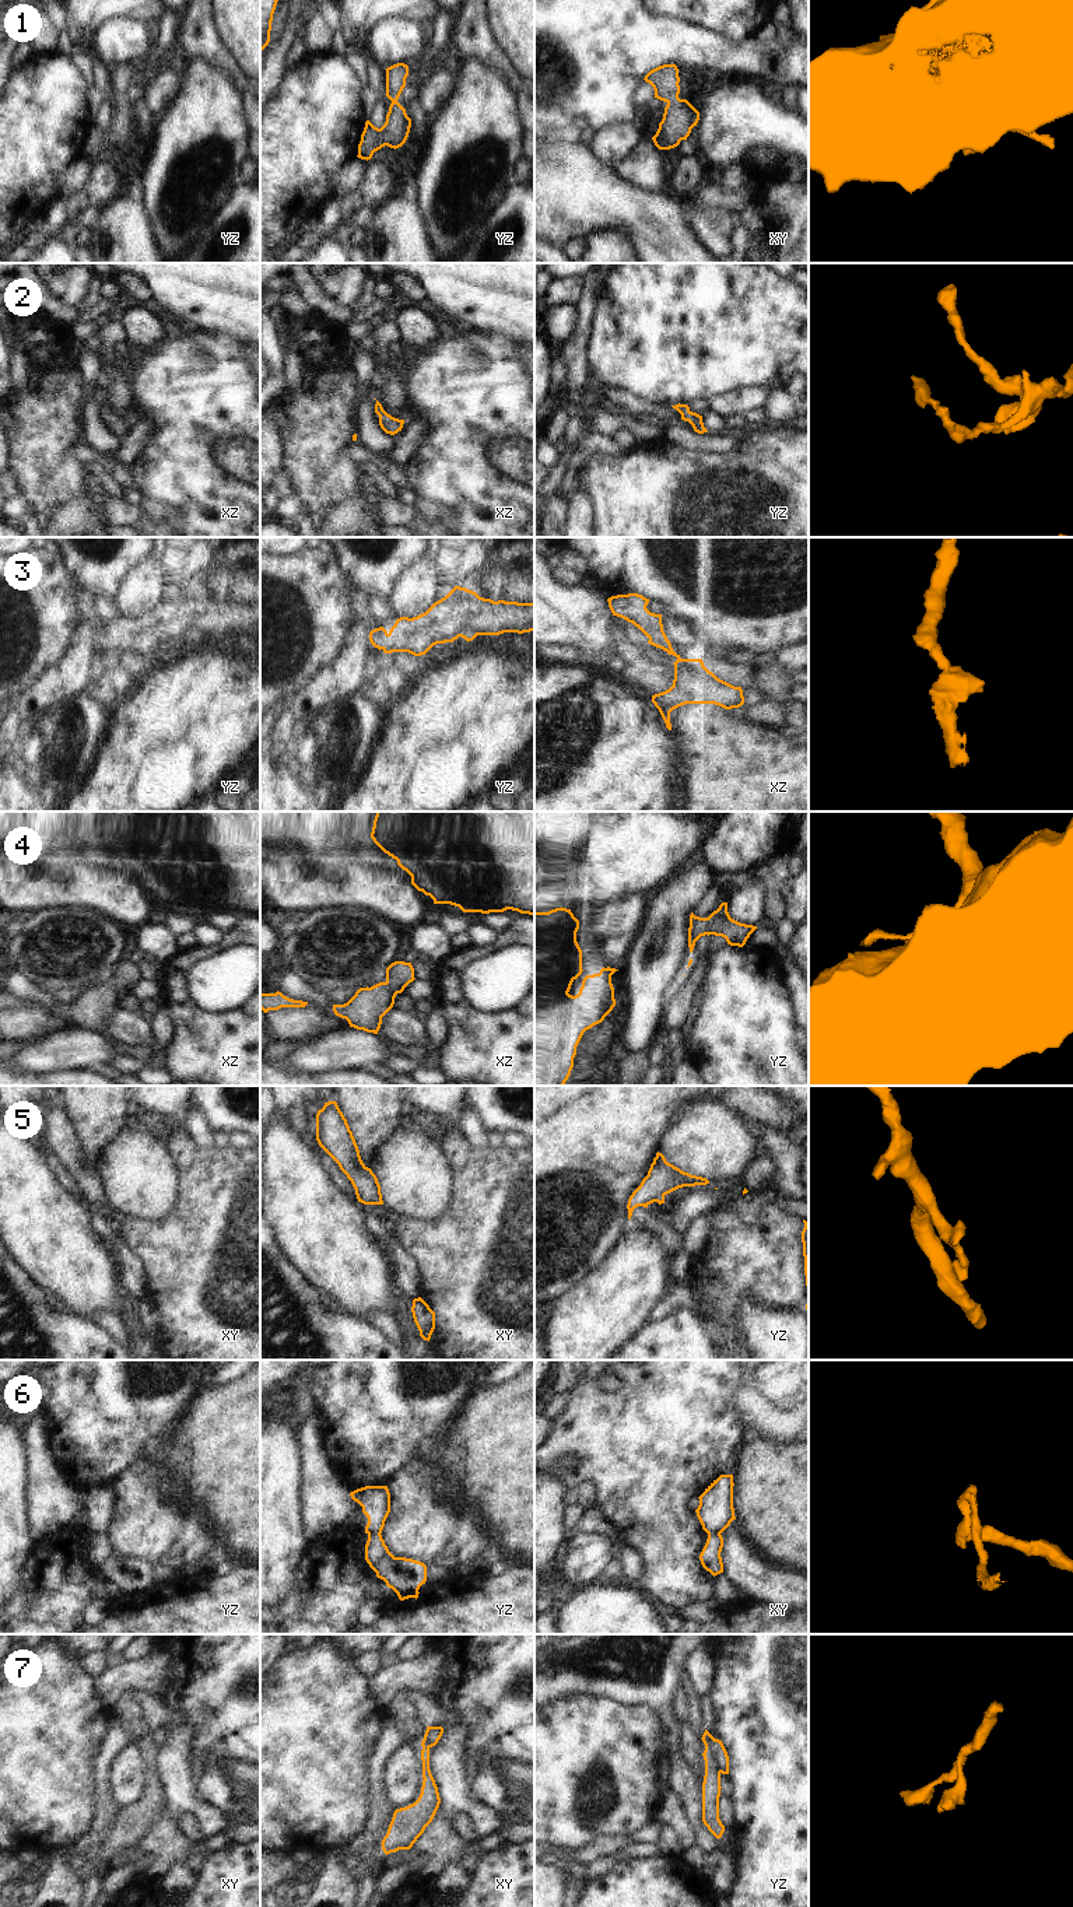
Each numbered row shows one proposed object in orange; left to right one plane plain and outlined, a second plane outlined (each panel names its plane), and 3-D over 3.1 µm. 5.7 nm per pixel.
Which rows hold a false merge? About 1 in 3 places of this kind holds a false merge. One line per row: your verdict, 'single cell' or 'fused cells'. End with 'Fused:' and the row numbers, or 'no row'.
1: single cell
2: single cell
3: single cell
4: single cell
5: single cell
6: fused cells
7: fused cells
Fused: 6, 7

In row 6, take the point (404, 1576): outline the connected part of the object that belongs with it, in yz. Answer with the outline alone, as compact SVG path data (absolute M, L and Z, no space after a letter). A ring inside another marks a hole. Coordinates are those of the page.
M381 1533L368 1535L365 1560L376 1573L376 1577L383 1580L397 1594L400 1601L418 1598L418 1589L427 1581L427 1566L424 1563L395 1557Z

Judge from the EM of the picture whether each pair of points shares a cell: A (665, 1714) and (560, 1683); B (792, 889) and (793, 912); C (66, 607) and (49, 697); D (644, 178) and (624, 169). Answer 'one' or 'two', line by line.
A: one
B: one
C: two
D: one

